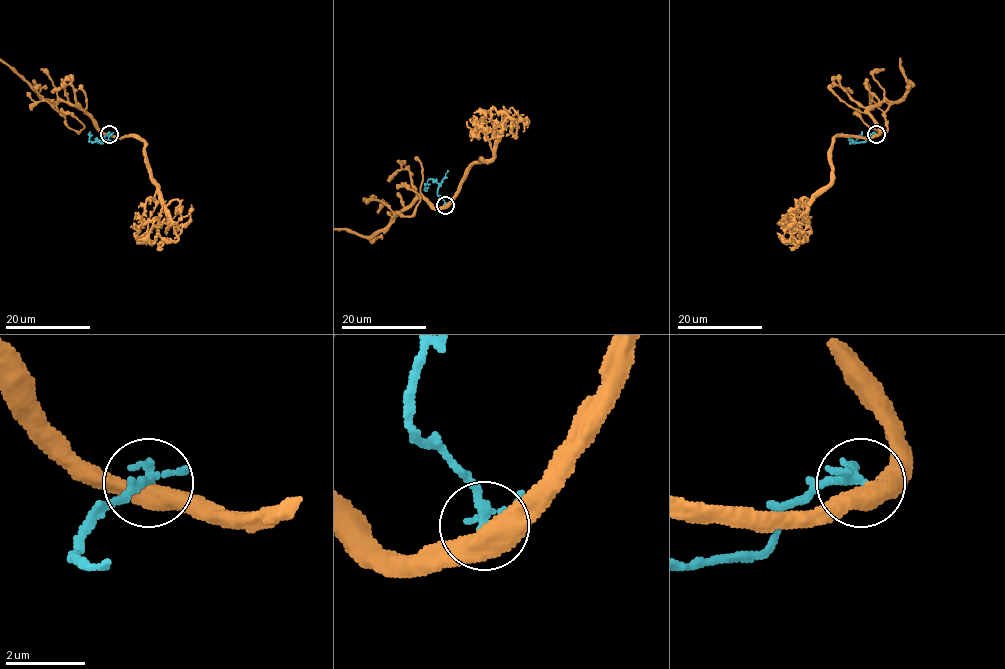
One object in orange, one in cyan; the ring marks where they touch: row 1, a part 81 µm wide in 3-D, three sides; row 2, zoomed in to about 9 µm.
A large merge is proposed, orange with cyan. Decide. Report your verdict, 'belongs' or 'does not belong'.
does not belong

